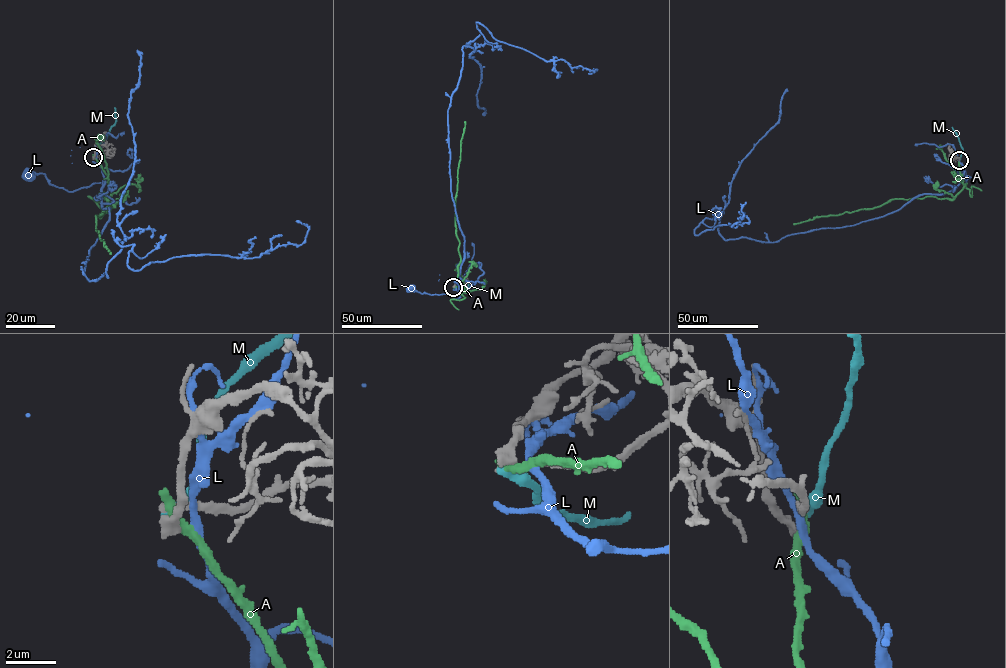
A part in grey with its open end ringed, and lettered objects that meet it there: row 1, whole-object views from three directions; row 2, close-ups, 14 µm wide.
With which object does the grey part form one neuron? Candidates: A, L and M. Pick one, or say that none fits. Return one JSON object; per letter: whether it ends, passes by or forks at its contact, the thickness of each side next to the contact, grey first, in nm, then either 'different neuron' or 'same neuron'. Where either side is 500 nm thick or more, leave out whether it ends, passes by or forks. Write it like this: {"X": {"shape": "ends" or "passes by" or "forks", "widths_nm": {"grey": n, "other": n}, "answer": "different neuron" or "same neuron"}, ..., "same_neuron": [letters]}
{"A": {"shape": "ends", "widths_nm": {"grey": 240, "other": 440}, "answer": "different neuron"}, "L": {"shape": "passes by", "widths_nm": {"grey": 280, "other": 300}, "answer": "different neuron"}, "M": {"shape": "ends", "widths_nm": {"grey": 240, "other": 480}, "answer": "different neuron"}, "same_neuron": []}

